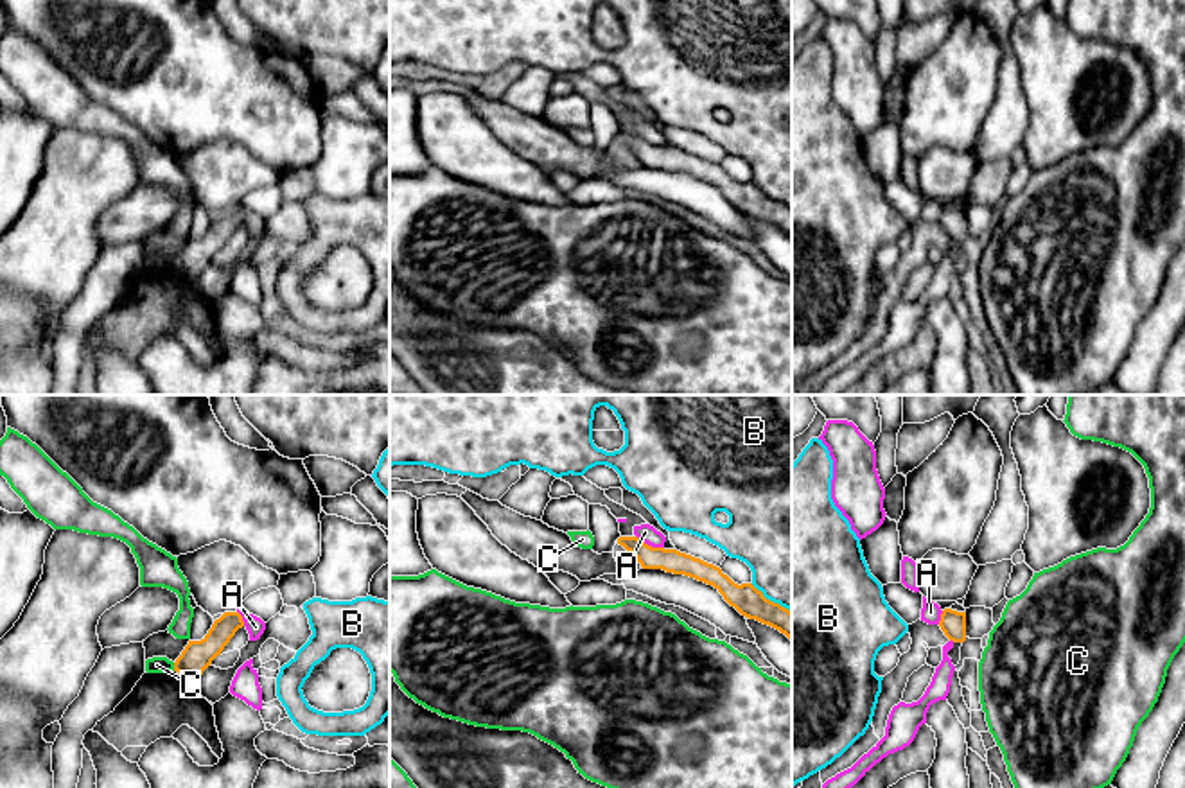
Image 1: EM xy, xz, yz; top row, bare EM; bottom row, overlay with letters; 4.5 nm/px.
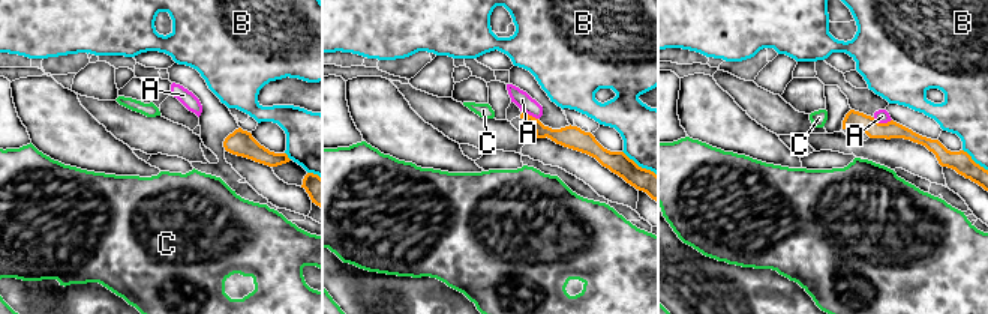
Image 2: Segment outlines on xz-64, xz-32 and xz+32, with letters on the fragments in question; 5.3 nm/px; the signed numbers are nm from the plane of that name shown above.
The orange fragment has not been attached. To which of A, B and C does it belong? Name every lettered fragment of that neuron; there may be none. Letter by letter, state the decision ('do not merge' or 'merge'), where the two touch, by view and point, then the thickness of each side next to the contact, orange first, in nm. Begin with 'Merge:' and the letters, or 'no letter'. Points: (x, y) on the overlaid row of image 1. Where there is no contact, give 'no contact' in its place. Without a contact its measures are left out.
Merge: no letter
A: do not merge; contact xz (650, 546); calibres 110 and 80 nm
B: do not merge; contact xz (769, 600); calibres 140 and 400 nm
C: do not merge; contact xy (175, 666); calibres 140 and 80 nm

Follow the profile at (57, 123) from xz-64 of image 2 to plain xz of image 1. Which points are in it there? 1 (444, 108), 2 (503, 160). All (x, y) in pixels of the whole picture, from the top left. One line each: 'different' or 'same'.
1: same
2: same

